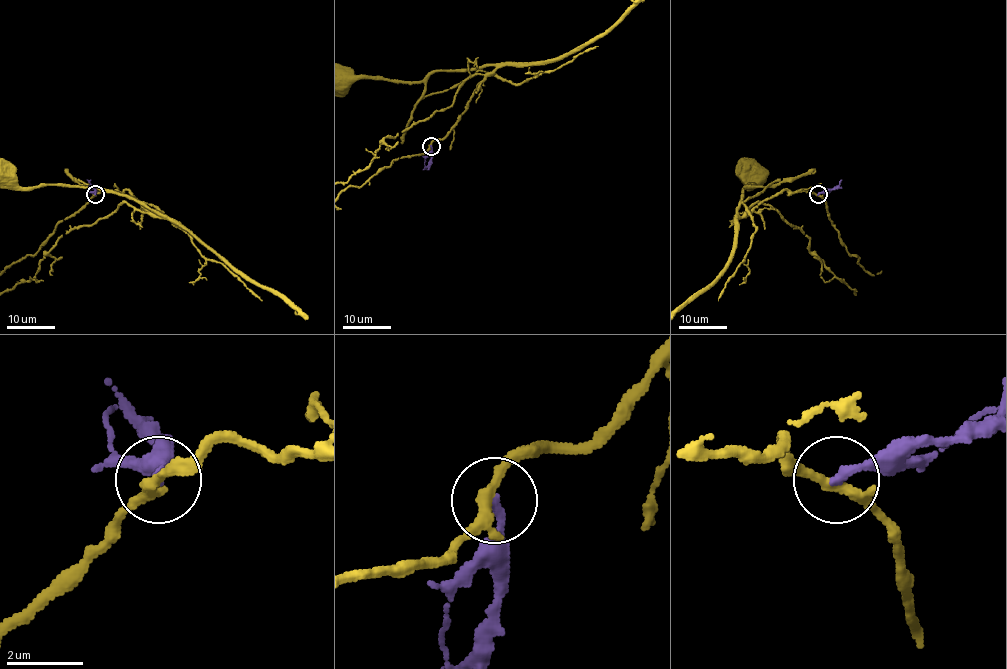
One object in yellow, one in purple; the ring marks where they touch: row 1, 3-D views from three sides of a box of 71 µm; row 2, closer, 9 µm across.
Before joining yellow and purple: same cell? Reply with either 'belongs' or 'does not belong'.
does not belong

